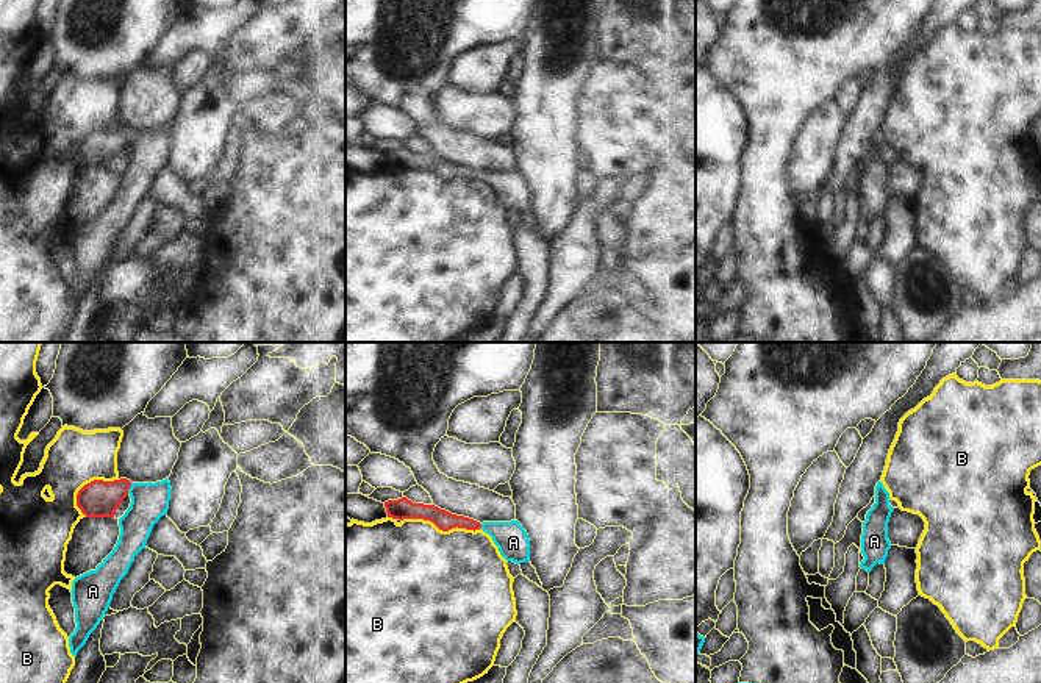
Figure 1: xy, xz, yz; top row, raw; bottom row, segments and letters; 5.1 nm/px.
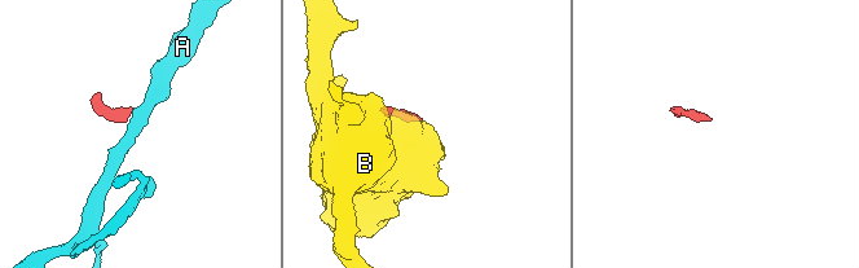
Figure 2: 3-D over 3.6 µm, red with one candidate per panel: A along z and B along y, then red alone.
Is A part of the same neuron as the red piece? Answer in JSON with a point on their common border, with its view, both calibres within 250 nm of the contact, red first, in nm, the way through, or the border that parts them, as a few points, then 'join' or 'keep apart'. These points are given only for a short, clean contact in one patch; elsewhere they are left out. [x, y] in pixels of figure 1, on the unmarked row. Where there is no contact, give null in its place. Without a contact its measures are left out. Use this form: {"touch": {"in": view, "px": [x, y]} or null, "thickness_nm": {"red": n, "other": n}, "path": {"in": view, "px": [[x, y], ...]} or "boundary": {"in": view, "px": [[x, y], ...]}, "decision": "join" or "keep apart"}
{"touch": {"in": "xy", "px": [128, 138]}, "thickness_nm": {"red": 190, "other": 190}, "path": {"in": "xy", "px": [[97, 149], [121, 138], [128, 138], [149, 150]]}, "decision": "join"}

